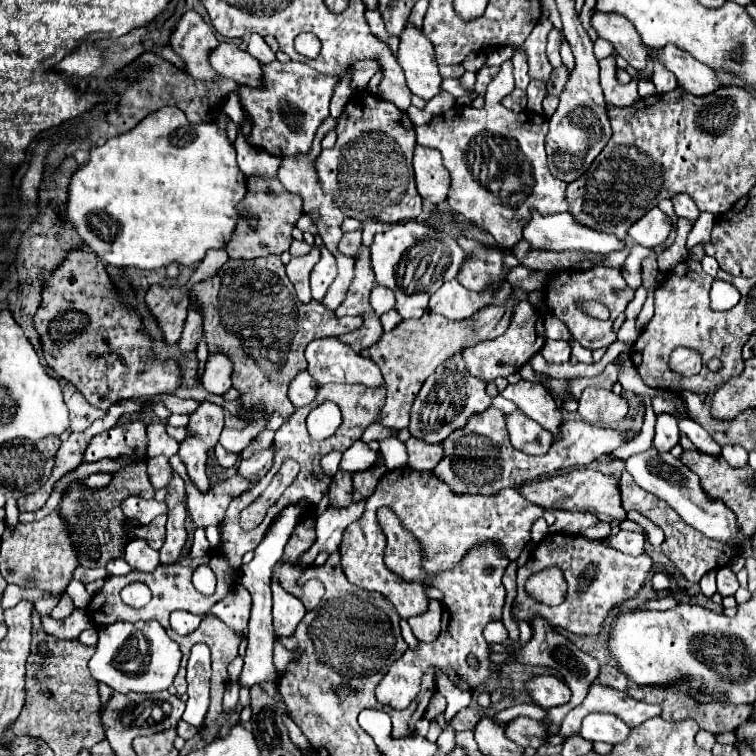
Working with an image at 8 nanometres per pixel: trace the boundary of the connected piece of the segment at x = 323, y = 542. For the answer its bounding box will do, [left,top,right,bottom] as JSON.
[301,501,365,569]

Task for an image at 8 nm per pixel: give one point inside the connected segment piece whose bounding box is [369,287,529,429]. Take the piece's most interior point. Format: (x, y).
(406, 355)

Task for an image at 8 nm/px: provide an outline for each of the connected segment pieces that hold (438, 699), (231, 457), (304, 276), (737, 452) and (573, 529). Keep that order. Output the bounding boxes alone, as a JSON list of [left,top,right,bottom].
[[425,693,445,723],[215,445,237,469],[287,247,319,303],[721,445,747,467],[549,511,597,533]]

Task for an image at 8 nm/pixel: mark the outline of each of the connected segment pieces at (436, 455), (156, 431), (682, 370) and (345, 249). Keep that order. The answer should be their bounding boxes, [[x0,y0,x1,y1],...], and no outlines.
[[407,437,445,471],[147,425,179,457],[669,347,701,377],[339,229,361,257]]

